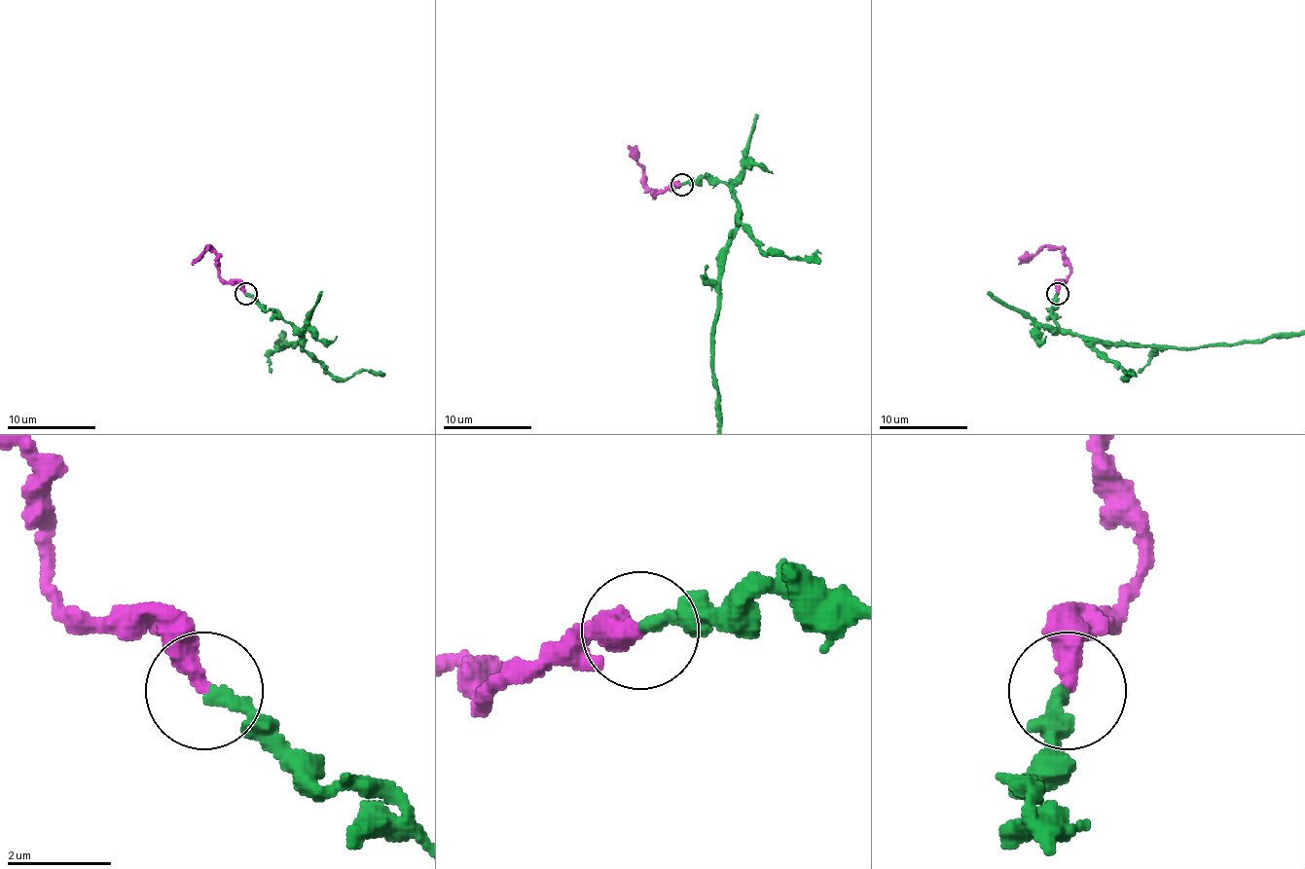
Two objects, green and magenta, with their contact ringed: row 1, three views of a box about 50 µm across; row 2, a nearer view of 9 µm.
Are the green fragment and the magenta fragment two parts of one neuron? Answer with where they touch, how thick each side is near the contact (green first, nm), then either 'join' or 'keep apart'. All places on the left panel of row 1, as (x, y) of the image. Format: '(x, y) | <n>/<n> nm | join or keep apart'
(245, 294) | 240/360 nm | join

